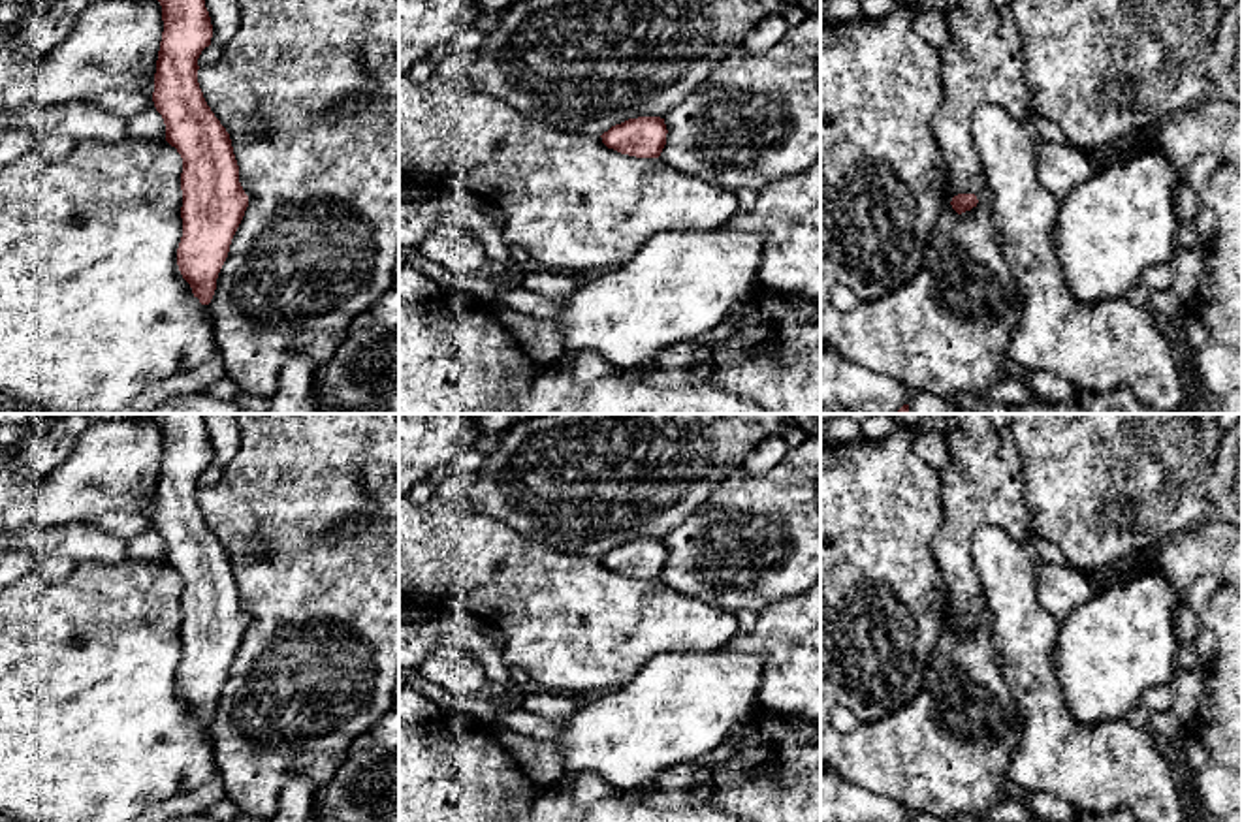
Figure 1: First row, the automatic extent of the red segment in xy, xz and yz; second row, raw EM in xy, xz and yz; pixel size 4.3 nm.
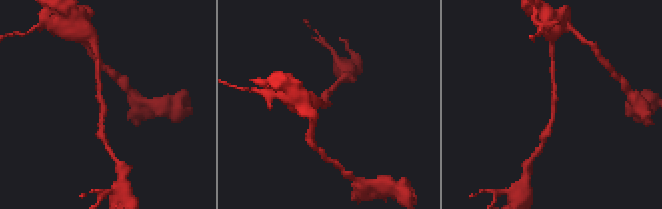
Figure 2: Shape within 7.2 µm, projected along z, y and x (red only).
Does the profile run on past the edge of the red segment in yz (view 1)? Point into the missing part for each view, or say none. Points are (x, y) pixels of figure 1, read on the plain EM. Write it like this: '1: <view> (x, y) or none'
1: none

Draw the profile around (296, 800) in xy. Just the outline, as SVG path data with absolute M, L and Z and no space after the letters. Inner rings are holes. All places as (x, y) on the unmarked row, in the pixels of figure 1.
M288 779L279 796L279 811L269 822L316 822L312 809L314 792L316 786L310 779Z

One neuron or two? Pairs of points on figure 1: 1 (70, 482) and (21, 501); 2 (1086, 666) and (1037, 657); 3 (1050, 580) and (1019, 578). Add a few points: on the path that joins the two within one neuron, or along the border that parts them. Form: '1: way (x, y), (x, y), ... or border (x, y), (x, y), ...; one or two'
1: border (42, 482), (36, 514), (31, 523); two
2: border (1058, 623), (1054, 668), (1067, 702); two
3: border (1035, 557), (1035, 600), (1054, 617); two

